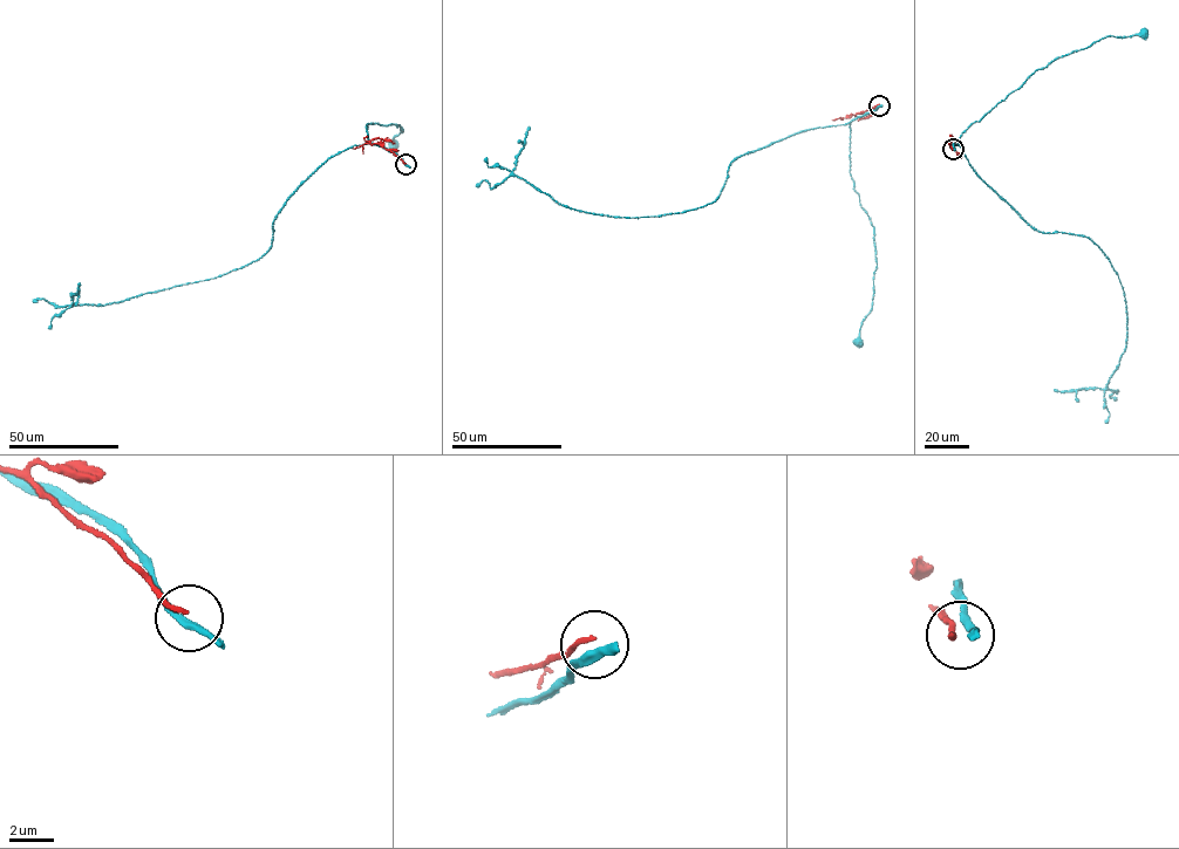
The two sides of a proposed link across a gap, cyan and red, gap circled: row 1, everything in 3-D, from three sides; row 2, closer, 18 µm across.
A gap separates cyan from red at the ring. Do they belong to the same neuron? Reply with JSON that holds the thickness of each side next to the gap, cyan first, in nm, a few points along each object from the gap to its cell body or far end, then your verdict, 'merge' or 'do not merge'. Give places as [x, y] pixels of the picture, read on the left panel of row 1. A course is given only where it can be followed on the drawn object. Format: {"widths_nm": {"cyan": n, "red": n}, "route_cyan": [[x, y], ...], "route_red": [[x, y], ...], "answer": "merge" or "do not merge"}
{"widths_nm": {"cyan": 320, "red": 190}, "route_cyan": [[406, 164], [397, 155], [369, 142], [367, 124], [400, 125], [403, 131], [394, 137], [394, 144]], "route_red": [[406, 164], [370, 142], [380, 138], [394, 143]], "answer": "do not merge"}

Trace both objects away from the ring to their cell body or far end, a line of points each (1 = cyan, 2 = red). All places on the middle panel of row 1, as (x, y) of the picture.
1: (879, 105), (850, 125), (850, 175), (873, 227), (877, 267), (872, 307), (861, 322), (858, 342)
2: (879, 104), (851, 114), (861, 118), (873, 115)

